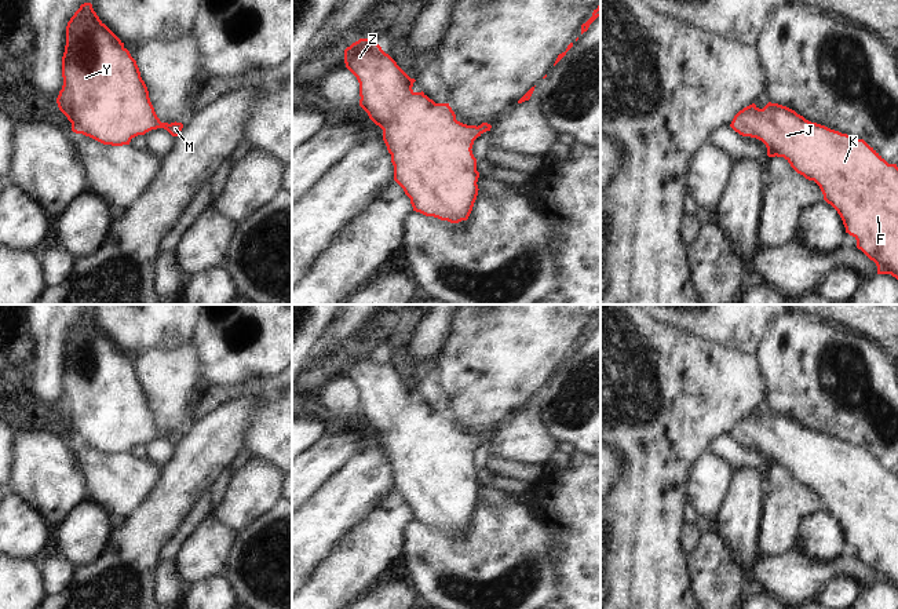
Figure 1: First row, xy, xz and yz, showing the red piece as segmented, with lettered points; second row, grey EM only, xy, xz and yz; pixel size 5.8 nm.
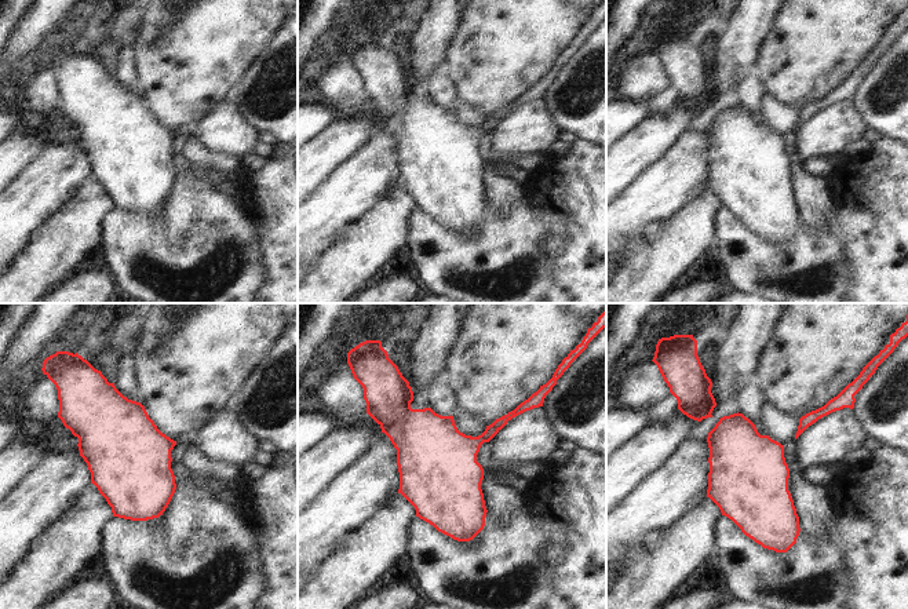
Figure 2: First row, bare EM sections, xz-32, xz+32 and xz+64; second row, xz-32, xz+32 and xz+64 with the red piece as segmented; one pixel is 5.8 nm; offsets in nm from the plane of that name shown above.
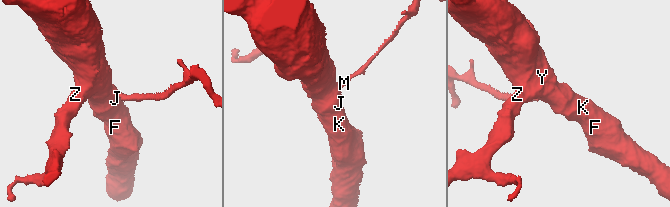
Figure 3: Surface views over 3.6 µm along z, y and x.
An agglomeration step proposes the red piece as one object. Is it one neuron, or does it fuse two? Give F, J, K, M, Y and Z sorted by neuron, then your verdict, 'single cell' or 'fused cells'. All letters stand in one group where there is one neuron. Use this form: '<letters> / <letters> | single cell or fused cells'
F J K M Y Z | single cell

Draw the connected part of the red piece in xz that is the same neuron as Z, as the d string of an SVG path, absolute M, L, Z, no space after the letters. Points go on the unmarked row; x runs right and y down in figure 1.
M359 347L344 358L346 376L359 391L359 415L383 438L383 449L391 463L394 489L410 507L413 519L450 532L467 529L478 504L474 449L492 434L467 434L456 429L449 412L435 412L423 400L412 398L410 387L386 362L375 347Z

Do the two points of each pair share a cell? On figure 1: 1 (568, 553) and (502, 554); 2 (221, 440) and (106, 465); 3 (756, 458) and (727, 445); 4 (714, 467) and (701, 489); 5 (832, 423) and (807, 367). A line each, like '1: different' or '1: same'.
1: different
2: different
3: same
4: same
5: same

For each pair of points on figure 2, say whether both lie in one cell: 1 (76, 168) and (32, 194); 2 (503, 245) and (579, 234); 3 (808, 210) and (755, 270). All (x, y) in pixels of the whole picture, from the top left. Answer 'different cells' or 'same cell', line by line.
1: same cell
2: different cells
3: different cells

